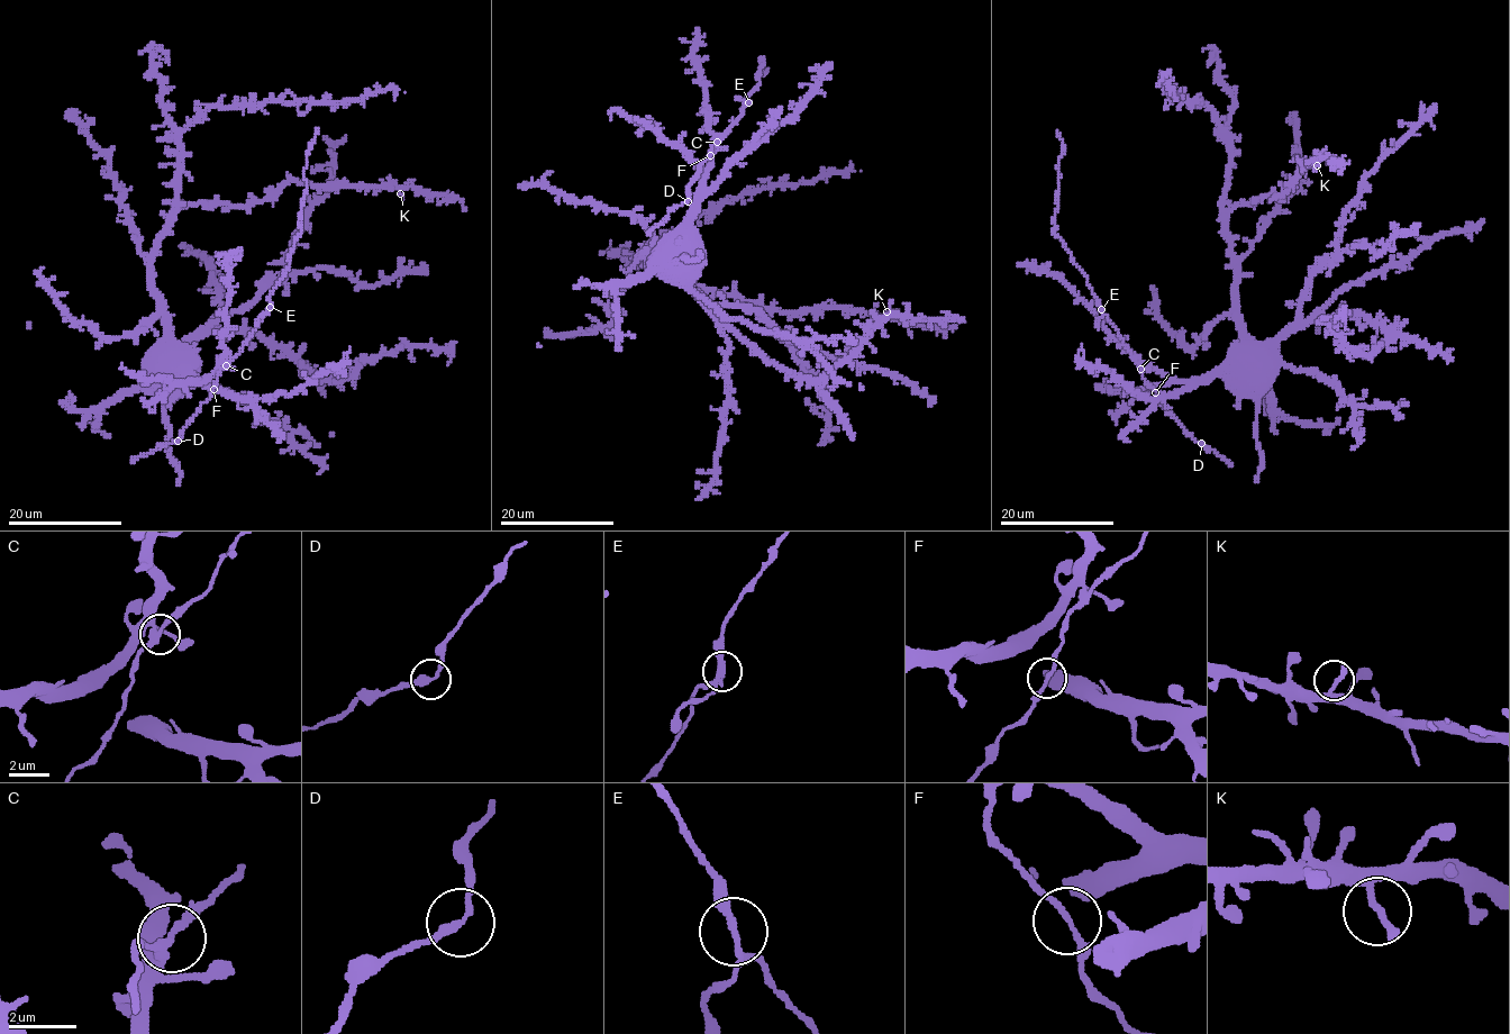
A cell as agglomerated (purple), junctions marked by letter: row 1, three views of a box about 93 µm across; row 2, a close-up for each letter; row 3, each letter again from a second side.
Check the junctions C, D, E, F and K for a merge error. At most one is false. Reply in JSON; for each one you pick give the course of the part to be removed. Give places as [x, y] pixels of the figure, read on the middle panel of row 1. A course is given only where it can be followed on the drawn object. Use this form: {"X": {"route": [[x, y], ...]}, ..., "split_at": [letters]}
{"split_at": []}

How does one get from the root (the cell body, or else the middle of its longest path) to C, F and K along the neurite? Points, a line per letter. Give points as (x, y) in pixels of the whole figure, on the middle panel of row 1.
C: (674, 262), (678, 237), (698, 206), (703, 171), (717, 142)
F: (674, 262), (678, 237), (698, 206), (703, 171), (710, 155)
K: (674, 262), (671, 265), (656, 251), (642, 254), (655, 248), (681, 277), (776, 311), (887, 311)

